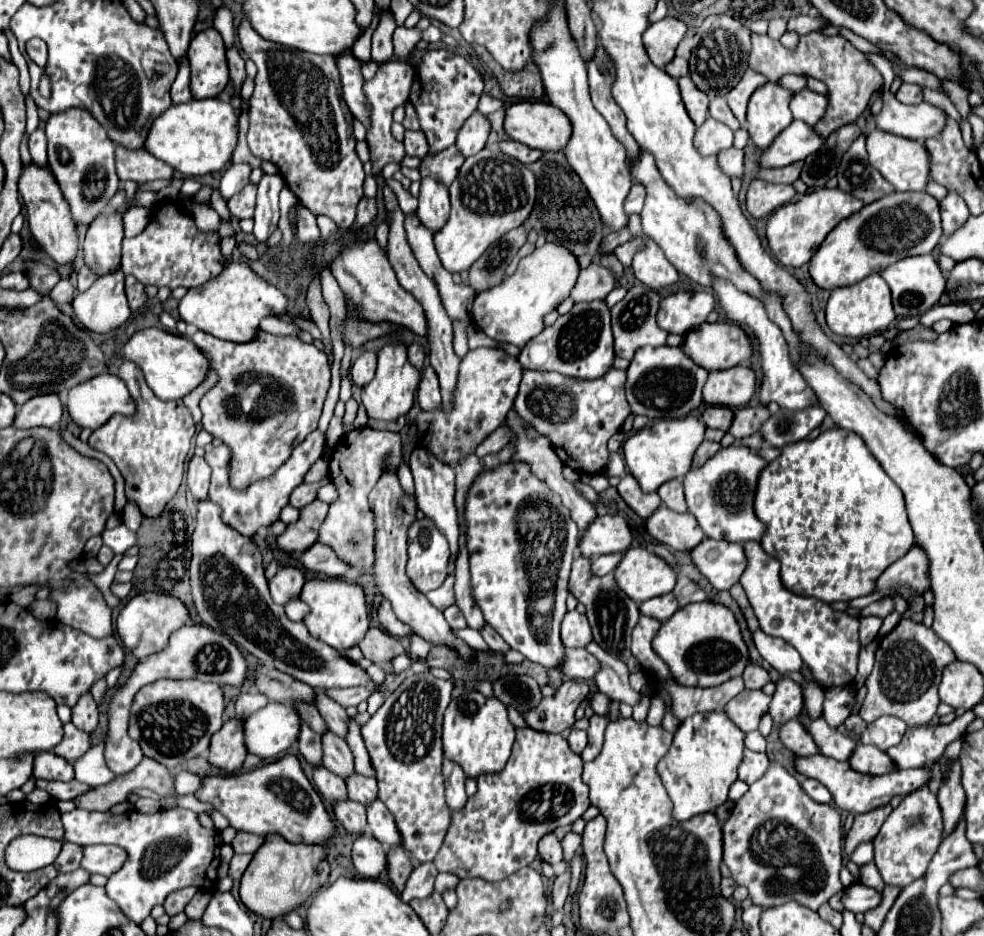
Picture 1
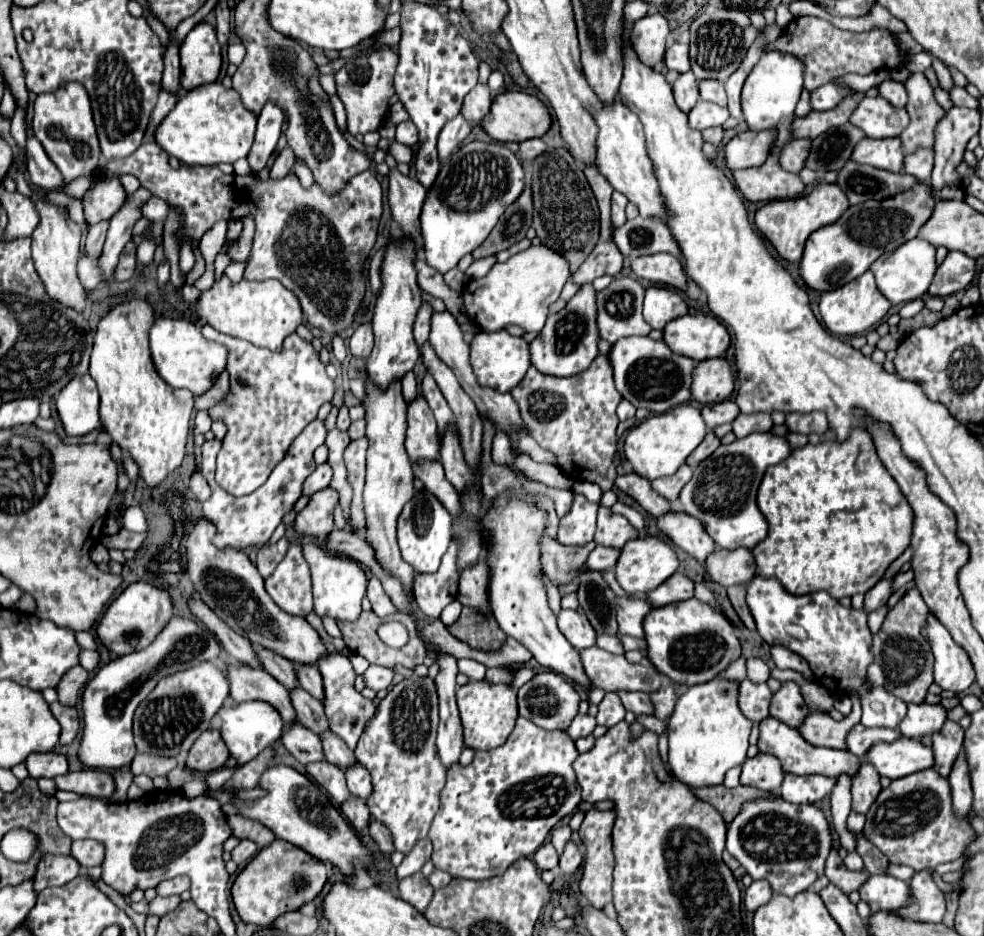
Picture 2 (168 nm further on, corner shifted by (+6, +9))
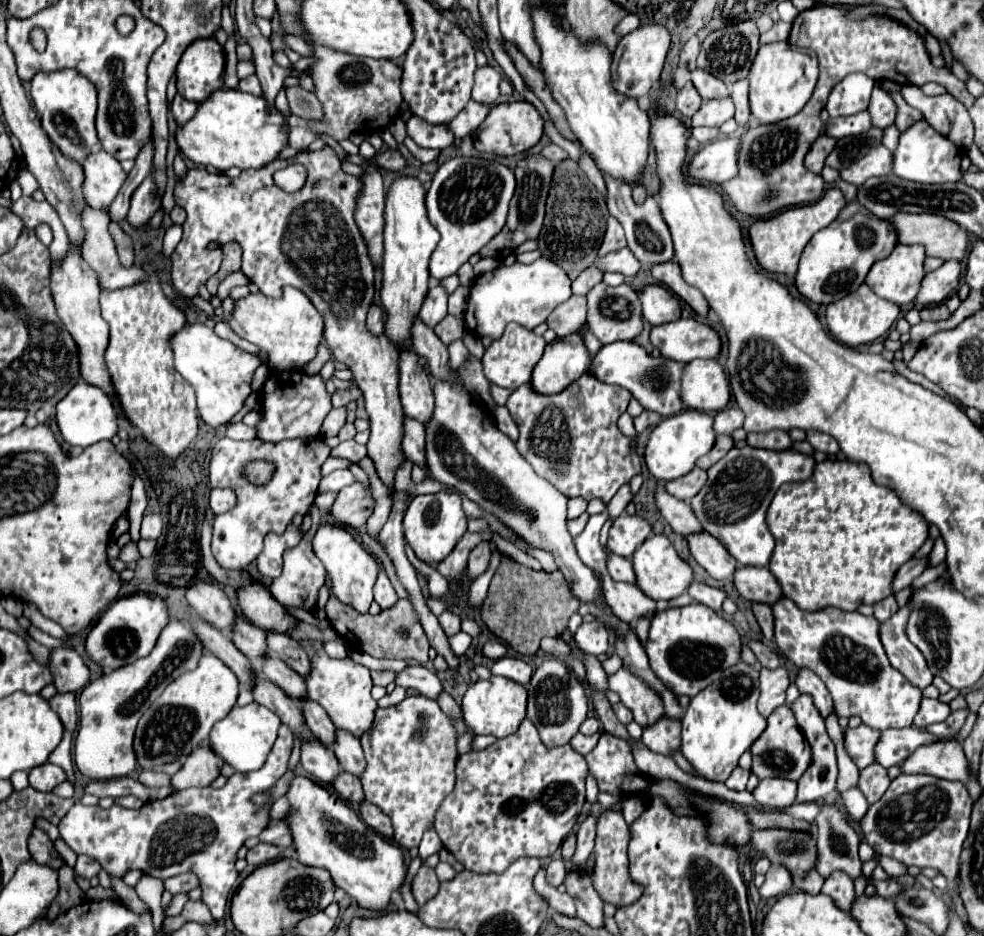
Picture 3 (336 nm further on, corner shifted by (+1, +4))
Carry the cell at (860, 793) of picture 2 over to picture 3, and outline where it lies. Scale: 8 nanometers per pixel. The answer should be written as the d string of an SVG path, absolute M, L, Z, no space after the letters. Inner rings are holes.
M881 765L865 767L859 775L859 789L865 793L869 805L873 805L889 787L891 779L887 775L887 769Z

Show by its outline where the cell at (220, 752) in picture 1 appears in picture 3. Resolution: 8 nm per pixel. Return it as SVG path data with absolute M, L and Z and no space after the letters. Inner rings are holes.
M197 747L191 751L183 767L171 777L175 791L189 787L209 787L223 767L223 761L211 751L211 747Z

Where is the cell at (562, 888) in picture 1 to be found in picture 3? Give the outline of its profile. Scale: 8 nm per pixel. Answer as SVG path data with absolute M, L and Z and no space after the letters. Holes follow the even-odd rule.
M589 815L589 817L581 823L581 827L579 827L579 831L577 831L577 849L575 849L575 855L573 855L573 863L575 863L577 867L581 867L581 865L587 861L587 857L591 855L591 851L593 851L595 825L597 825L597 817Z

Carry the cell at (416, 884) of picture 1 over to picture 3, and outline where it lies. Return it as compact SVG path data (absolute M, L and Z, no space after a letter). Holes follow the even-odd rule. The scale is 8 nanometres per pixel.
M429 827L427 831L425 831L425 835L423 835L423 839L421 839L421 843L419 843L419 855L423 857L423 859L427 859L429 855L433 855L433 853L437 853L437 851L441 851L441 839L437 837L437 833L435 833L435 829L433 827Z

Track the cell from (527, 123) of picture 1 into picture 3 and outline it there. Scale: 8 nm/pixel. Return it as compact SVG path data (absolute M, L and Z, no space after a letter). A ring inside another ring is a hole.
M513 101L513 103L501 103L491 109L491 115L483 121L483 127L475 131L473 145L481 153L493 153L493 155L519 155L527 149L531 149L543 135L543 119L539 111L527 103L527 101Z

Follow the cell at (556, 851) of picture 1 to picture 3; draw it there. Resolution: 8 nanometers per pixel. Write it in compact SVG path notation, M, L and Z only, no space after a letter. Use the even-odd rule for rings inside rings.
M553 859L549 865L547 865L547 883L553 885L553 887L559 887L563 883L567 875L567 869L565 869L565 863L561 859Z

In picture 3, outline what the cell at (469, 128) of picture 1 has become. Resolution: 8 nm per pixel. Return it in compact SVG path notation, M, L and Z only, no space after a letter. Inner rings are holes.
M485 65L477 67L475 71L475 85L473 85L473 99L479 99L479 103L495 103L499 97L499 81L501 75L495 67Z

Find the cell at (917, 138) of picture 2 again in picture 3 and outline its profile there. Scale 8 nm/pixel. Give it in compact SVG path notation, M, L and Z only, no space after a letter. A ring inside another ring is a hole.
M889 91L889 95L893 97L895 105L897 105L897 117L895 117L895 125L899 125L899 131L905 131L911 123L915 123L915 119L923 119L923 115L919 115L917 109L907 107L907 103L903 103L903 97L899 93Z

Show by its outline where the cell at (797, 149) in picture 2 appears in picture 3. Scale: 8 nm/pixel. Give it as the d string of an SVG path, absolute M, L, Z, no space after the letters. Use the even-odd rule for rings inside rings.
M821 135L813 145L811 145L811 151L807 153L807 159L805 159L805 167L809 171L815 171L815 173L821 173L823 165L825 165L825 159L827 155L833 151L835 147L835 139L829 139L825 135Z

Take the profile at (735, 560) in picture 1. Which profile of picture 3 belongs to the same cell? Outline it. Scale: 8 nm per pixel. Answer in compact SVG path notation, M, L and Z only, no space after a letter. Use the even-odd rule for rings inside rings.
M737 567L735 587L743 599L749 599L753 603L771 605L783 597L779 581L765 567Z

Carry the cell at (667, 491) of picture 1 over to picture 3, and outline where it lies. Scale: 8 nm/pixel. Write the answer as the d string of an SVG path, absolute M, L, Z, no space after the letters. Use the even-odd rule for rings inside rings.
M695 467L687 475L673 479L673 481L667 481L665 489L667 489L667 493L671 493L673 497L677 497L681 501L691 501L701 491L705 481L707 481L707 471Z

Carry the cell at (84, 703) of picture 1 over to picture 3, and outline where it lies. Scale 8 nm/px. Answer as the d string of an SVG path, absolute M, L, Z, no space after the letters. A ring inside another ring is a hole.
M57 647L49 657L51 675L57 691L75 691L79 693L89 681L89 669L81 655L71 647Z

